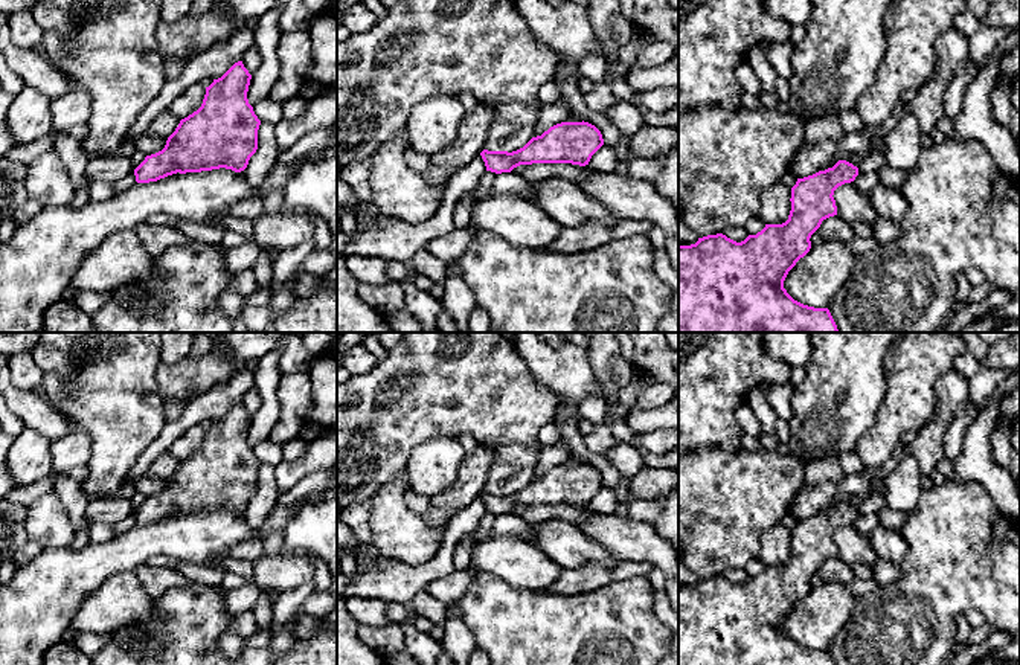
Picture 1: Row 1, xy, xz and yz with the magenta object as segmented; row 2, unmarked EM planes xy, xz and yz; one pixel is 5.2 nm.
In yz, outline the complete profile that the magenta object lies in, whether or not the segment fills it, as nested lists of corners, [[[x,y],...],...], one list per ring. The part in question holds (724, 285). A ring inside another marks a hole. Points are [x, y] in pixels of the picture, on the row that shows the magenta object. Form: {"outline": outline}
{"outline": [[[839,160],[832,168],[797,178],[791,188],[788,220],[765,224],[741,243],[717,233],[691,246],[678,244],[678,332],[839,332],[828,308],[794,300],[784,281],[810,252],[810,238],[822,221],[837,215],[834,191],[857,175],[857,166]]]}

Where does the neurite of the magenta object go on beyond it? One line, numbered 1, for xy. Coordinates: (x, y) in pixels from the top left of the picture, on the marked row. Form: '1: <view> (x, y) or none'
1: none

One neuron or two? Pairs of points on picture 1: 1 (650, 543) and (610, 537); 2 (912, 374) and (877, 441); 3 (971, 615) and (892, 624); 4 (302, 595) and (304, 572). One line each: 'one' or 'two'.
1: one
2: one
3: two
4: two

